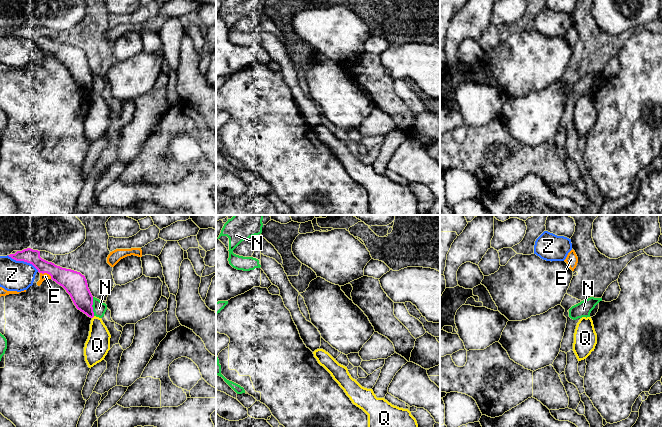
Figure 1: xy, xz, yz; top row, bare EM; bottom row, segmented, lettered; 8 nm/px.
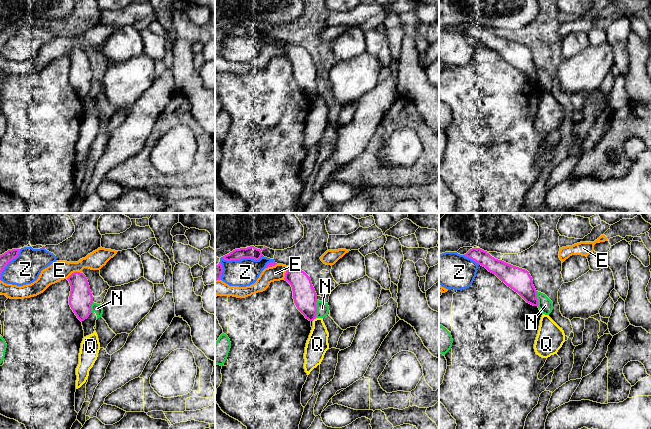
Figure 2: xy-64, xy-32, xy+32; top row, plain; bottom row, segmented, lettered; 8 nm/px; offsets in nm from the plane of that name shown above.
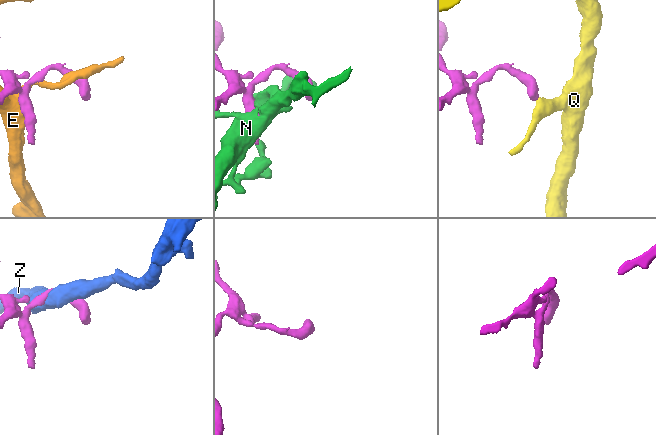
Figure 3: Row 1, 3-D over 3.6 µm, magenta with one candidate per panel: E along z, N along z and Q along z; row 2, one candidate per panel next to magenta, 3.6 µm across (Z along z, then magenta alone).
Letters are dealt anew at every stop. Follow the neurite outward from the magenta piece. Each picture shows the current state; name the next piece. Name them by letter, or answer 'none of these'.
none of these

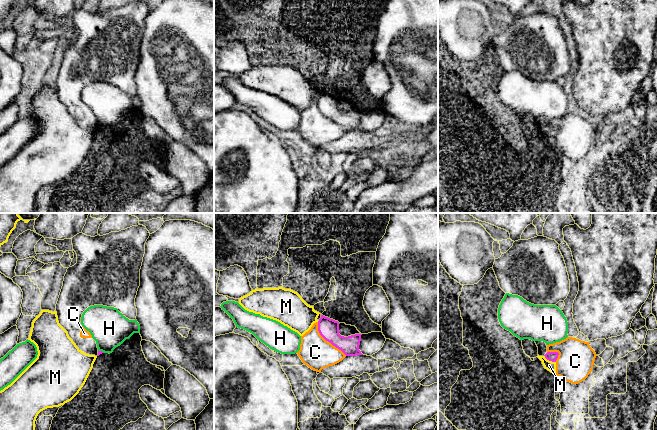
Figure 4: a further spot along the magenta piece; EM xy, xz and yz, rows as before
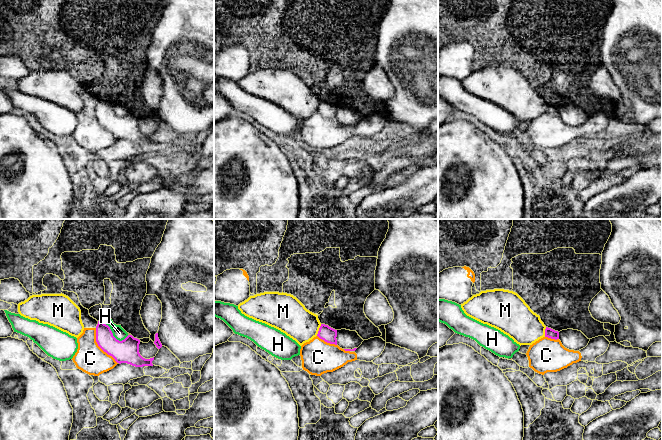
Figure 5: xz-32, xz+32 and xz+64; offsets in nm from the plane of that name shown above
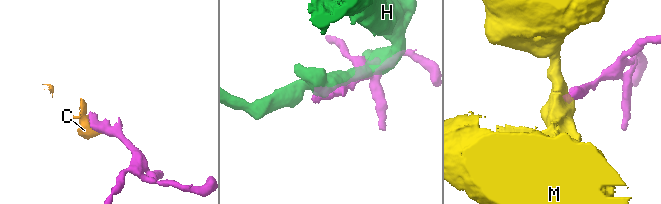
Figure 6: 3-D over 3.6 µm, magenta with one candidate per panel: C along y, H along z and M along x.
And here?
none of these

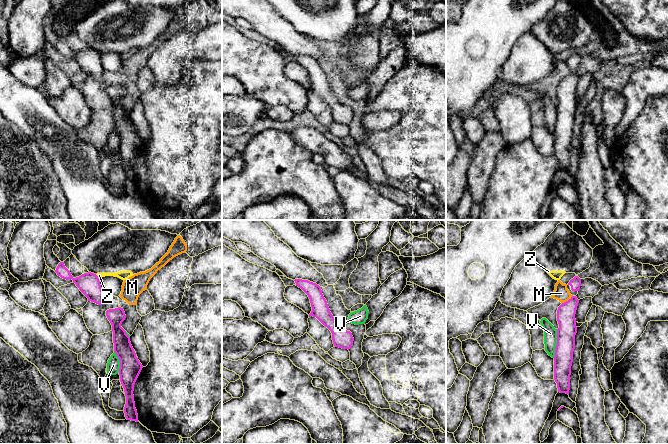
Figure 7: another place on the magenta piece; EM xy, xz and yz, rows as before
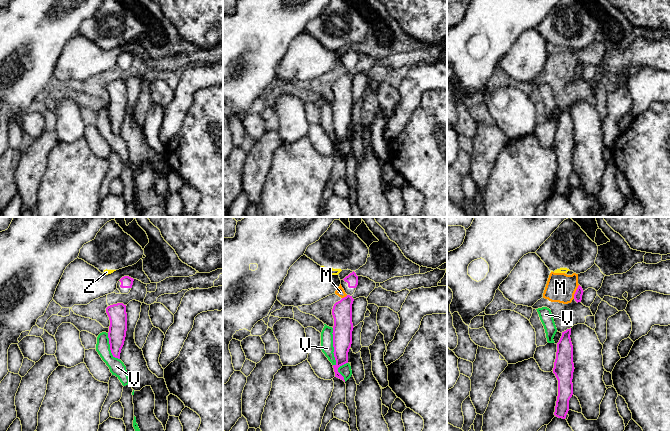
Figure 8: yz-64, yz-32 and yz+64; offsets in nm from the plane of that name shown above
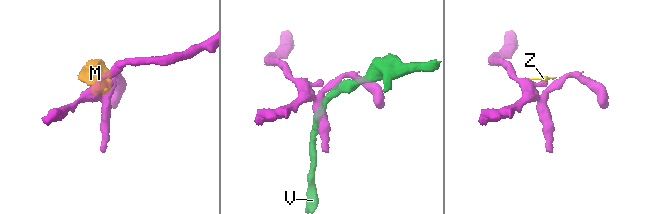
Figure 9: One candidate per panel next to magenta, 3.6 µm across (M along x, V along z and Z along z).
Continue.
none of these

